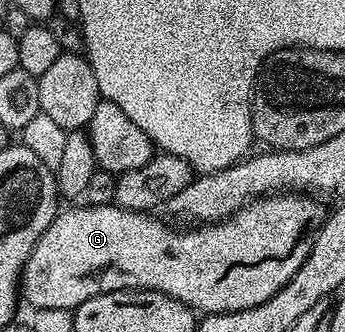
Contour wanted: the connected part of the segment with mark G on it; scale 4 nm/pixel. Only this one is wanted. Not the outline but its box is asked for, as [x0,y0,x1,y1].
[20,193,324,316]

